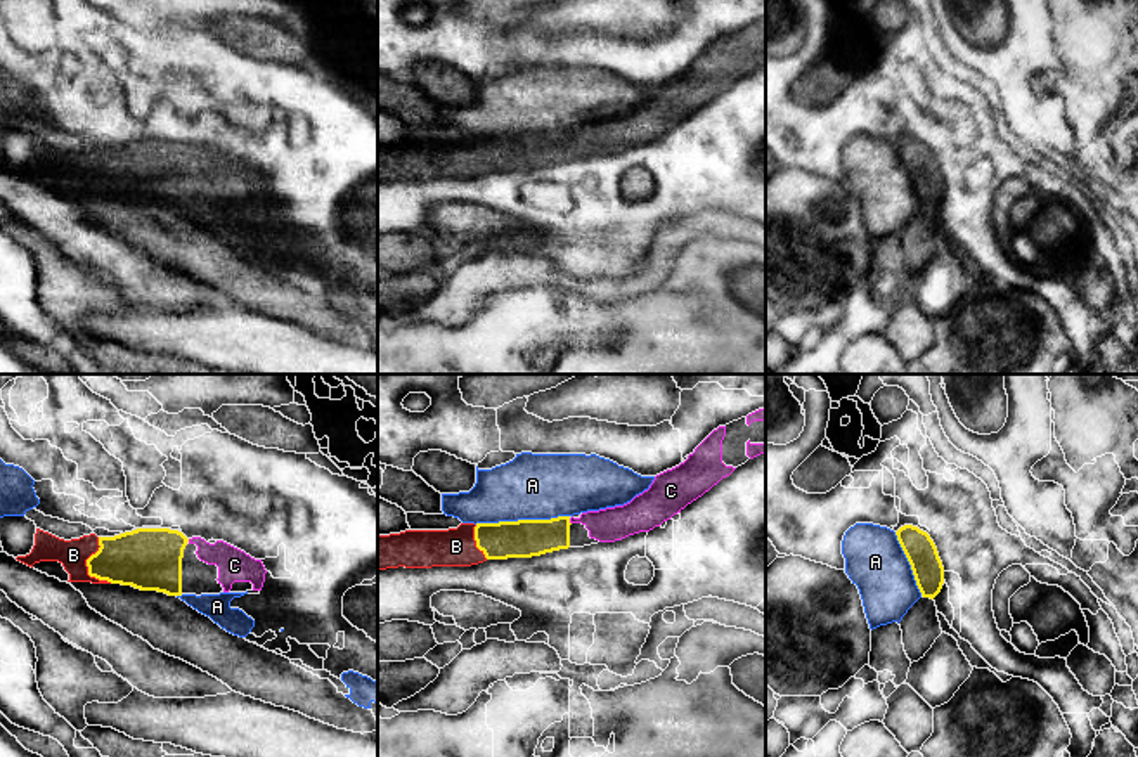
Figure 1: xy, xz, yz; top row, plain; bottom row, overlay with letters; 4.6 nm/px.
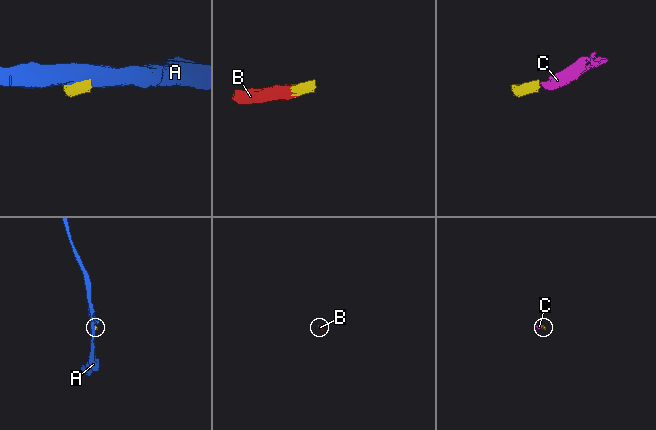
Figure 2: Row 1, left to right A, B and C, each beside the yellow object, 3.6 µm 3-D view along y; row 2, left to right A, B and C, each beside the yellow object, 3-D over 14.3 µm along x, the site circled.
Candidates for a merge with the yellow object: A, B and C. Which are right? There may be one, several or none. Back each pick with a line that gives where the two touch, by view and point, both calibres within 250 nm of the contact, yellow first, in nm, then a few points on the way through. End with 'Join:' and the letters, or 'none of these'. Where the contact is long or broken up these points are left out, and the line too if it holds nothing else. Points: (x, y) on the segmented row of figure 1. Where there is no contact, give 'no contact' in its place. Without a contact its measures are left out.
B: meets yellow in xy at (87, 565); 260 nm thick on the yellow side, 140 nm on the other; runs through xy (139, 558), (87, 565), (73, 555)
C: meets yellow in xz at (568, 522); 180 nm thick on the yellow side, 160 nm on the other; runs through xz (525, 537), (551, 536), (568, 522), (593, 520), (614, 524)
Join: B, C

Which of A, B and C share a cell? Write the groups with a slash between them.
A / B C

